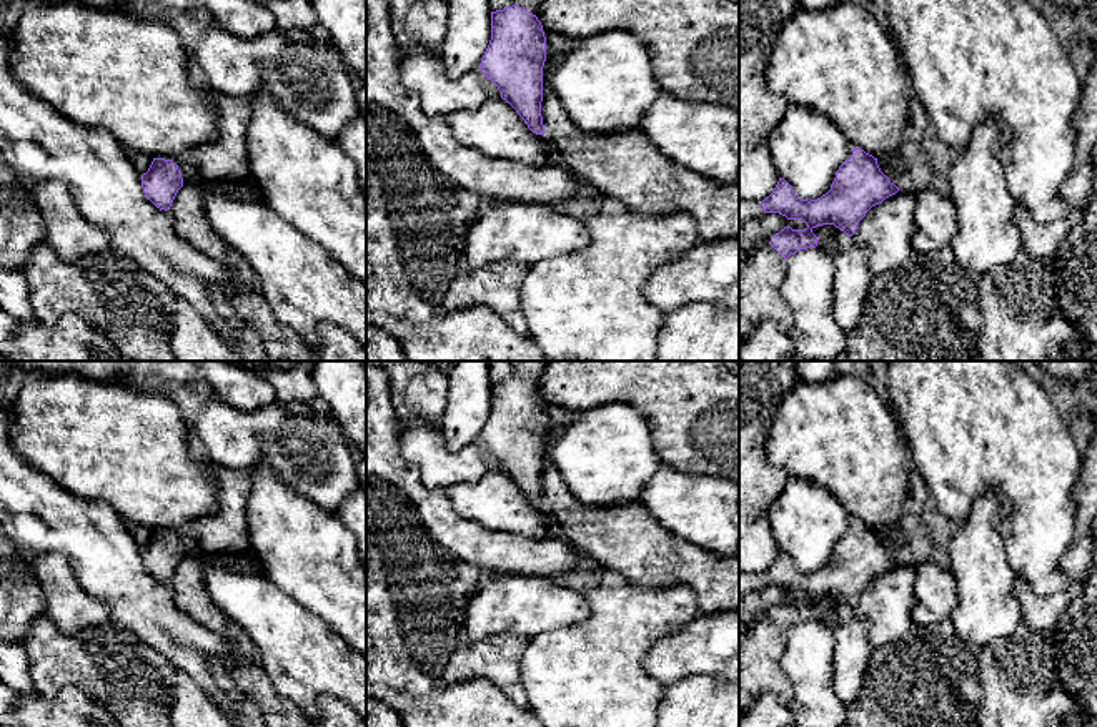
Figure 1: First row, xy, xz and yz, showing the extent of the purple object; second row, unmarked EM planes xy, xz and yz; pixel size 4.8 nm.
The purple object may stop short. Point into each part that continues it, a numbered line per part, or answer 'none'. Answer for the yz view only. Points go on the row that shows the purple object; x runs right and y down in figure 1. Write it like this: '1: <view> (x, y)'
1: yz (893, 167)
2: yz (761, 273)

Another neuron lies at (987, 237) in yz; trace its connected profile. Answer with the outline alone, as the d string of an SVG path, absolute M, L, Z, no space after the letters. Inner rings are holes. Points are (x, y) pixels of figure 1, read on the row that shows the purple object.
M985 120L974 128L949 171L957 210L957 233L949 246L957 263L974 273L1012 263L1022 246L1000 153L999 125Z

